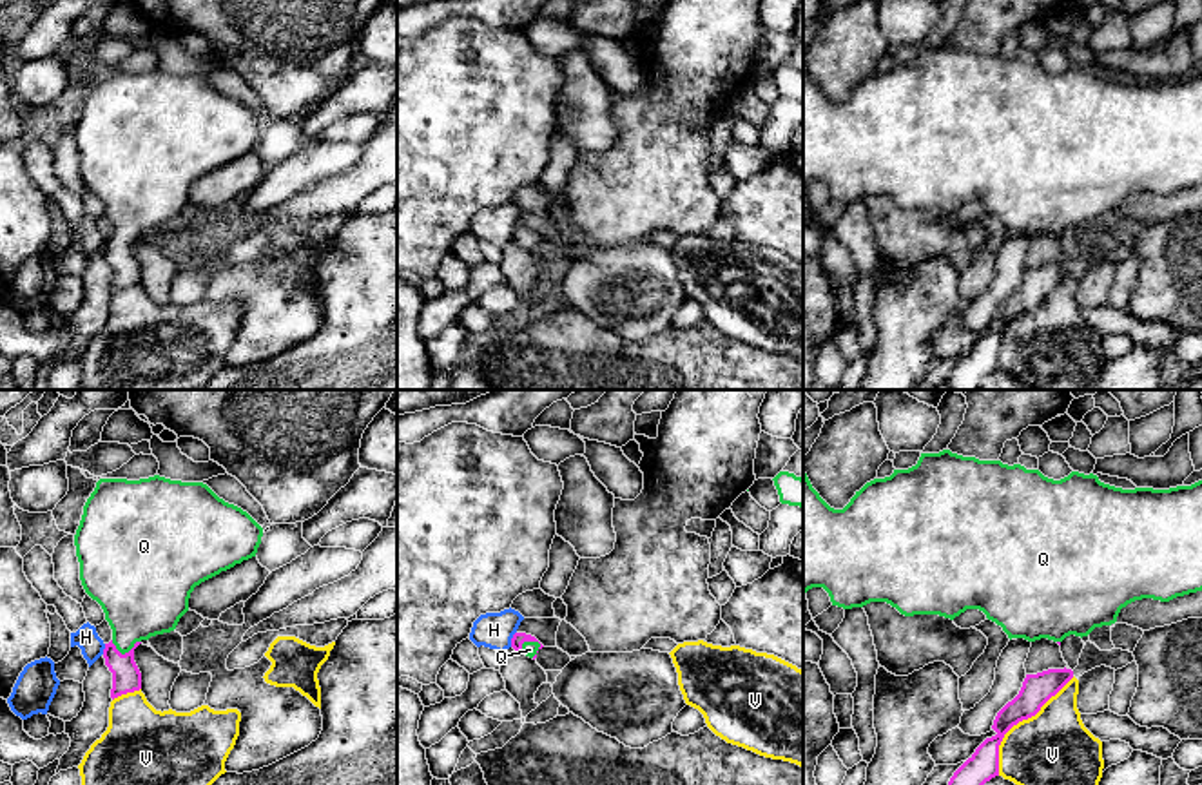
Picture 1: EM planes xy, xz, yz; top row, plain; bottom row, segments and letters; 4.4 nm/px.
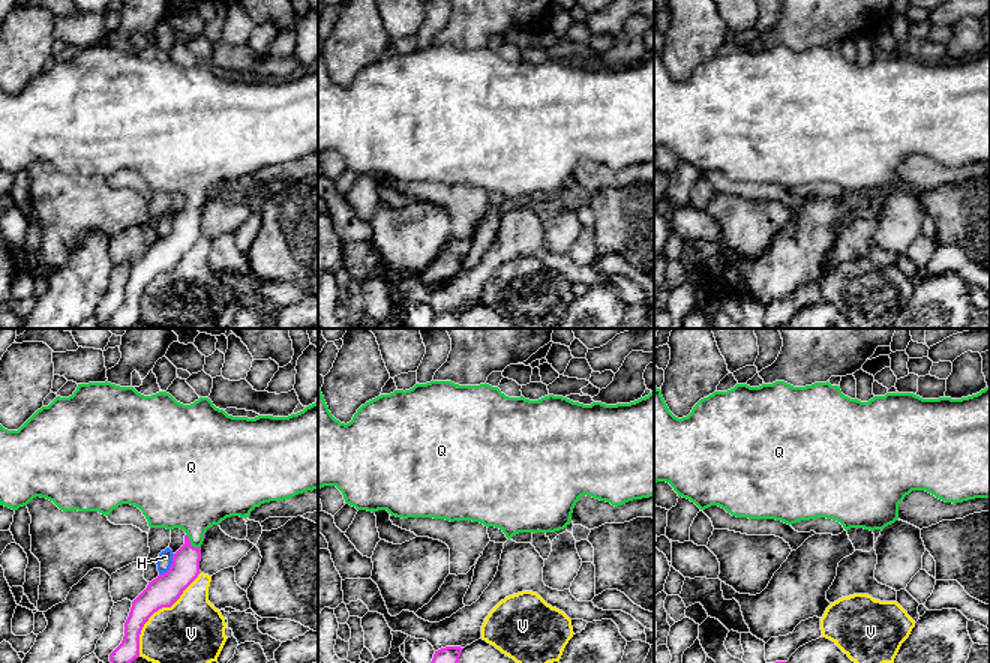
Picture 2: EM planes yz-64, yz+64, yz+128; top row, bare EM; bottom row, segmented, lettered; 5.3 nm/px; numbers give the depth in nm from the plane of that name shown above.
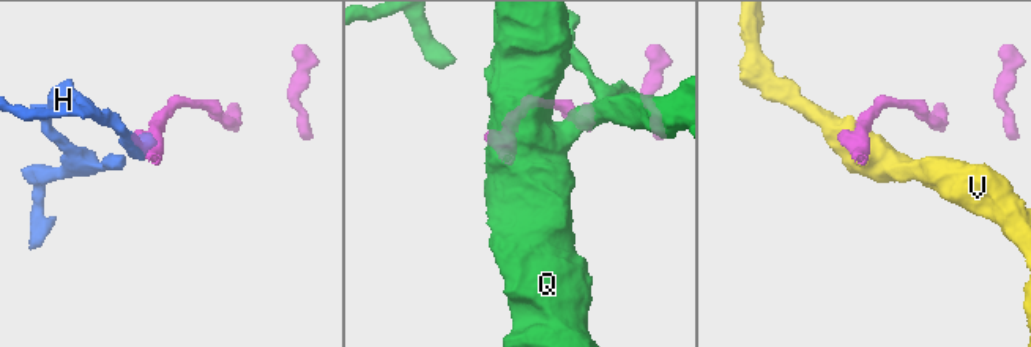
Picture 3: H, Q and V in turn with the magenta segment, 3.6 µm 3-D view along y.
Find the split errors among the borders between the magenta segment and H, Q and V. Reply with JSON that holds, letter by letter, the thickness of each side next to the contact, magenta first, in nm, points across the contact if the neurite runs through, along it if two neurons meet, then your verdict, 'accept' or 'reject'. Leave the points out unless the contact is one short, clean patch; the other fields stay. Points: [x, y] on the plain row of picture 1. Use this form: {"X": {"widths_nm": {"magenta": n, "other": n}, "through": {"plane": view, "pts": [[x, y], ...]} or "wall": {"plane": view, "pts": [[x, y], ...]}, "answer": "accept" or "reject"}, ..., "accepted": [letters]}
{"H": {"widths_nm": {"magenta": 60, "other": 160}, "wall": {"plane": "xz", "pts": [[515, 225], [510, 240]]}, "answer": "reject"}, "Q": {"widths_nm": {"magenta": 60, "other": 70}, "through": {"plane": "xz", "pts": [[519, 232], [528, 234], [530, 243]]}, "answer": "accept"}, "V": {"widths_nm": {"magenta": 140, "other": 380}, "answer": "reject"}, "accepted": ["Q"]}

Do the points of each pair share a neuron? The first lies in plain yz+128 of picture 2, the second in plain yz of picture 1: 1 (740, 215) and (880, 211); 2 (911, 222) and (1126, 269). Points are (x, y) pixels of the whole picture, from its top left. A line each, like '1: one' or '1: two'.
1: two
2: two

